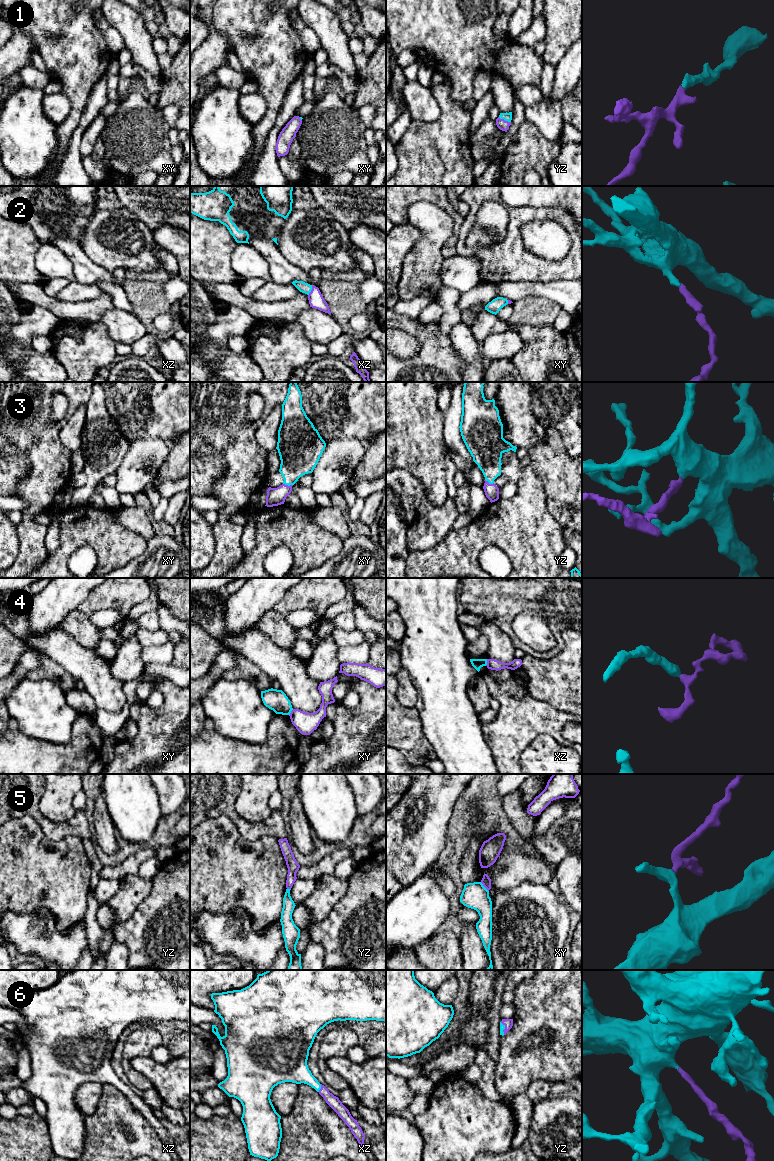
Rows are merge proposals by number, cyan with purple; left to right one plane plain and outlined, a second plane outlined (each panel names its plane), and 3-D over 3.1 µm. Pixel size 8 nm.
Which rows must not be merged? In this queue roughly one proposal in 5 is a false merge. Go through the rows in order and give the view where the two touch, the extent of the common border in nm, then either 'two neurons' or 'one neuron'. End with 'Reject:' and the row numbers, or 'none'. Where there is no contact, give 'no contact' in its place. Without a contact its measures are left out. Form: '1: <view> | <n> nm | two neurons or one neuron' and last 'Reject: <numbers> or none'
1: yz | 110 nm | one neuron
2: xz | 90 nm | one neuron
3: xy | 80 nm | one neuron
4: xz | 60 nm | two neurons
5: xy | 100 nm | two neurons
6: xz | 70 nm | one neuron
Reject: 4, 5

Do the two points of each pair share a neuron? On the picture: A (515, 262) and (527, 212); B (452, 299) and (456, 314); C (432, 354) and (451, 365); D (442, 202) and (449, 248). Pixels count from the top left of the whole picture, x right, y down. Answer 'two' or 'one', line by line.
A: one
B: one
C: one
D: one

